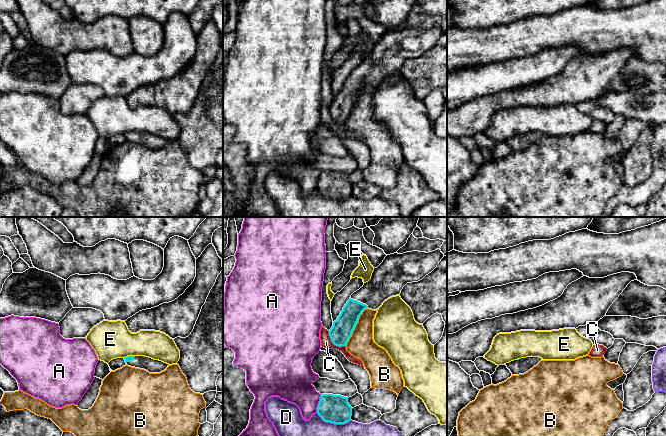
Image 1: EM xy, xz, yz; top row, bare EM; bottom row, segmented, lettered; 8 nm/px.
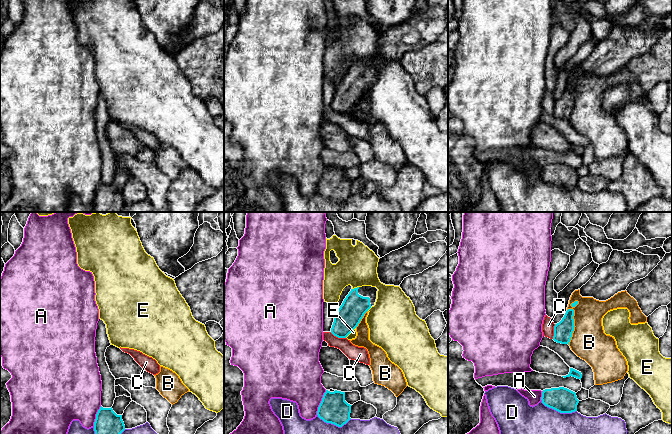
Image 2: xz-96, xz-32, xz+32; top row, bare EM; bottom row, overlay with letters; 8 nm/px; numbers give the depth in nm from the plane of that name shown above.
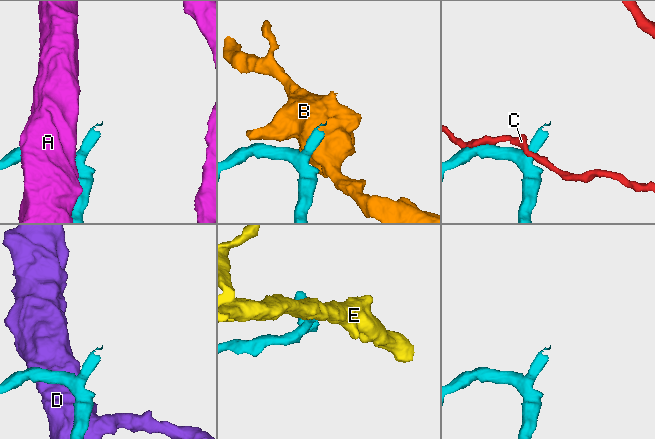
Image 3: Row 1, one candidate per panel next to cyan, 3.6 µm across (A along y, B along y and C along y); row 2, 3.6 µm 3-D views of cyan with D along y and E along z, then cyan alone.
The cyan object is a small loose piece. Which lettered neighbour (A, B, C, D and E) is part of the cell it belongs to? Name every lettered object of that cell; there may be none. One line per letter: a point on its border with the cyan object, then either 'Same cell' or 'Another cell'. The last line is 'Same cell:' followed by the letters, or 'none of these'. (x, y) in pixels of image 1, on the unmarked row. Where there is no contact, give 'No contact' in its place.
A: Touches cyan at xz (319, 179). Another cell
B: Touches cyan at xz (355, 101). Another cell
C: Touches cyan at xz (333, 119). Another cell
D: Touches cyan at xz (333, 198). Another cell
E: Touches cyan at xy (129, 132). Another cell
Same cell: none of these

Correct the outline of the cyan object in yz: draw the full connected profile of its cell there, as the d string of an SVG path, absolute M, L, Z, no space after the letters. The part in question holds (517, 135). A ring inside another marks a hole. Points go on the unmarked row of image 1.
M526 133L511 137L505 141L510 146L512 151L519 151L528 148L534 142L536 142L542 134L540 133Z

